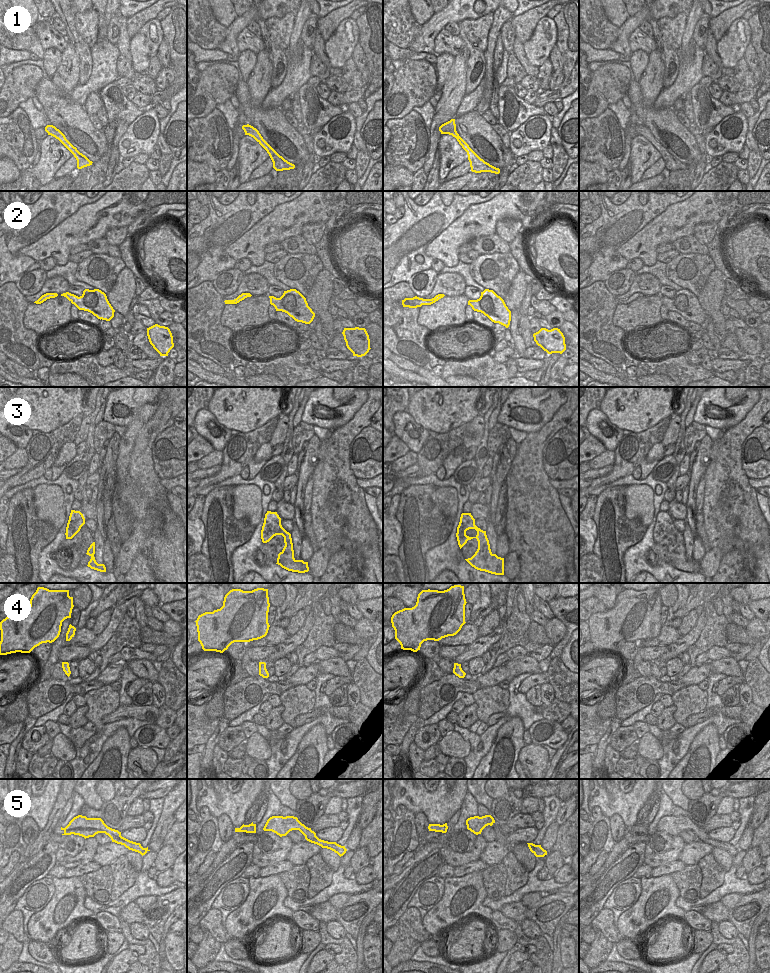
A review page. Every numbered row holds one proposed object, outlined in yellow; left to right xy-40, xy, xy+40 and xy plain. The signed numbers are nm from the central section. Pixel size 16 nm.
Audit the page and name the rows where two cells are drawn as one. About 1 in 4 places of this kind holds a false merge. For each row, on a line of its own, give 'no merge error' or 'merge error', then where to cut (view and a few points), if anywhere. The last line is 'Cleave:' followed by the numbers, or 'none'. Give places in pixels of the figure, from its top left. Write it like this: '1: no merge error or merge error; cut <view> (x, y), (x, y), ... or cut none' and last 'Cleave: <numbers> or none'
1: merge error; cut xy+40 (455, 130), (450, 130), (446, 133)
2: no merge error; cut none
3: no merge error; cut none
4: no merge error; cut none
5: no merge error; cut none
Cleave: 1

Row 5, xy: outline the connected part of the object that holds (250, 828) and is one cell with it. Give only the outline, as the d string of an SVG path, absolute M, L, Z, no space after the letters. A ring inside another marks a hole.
M253 822L249 825L242 825L240 828L235 828L235 832L256 833L256 824Z

